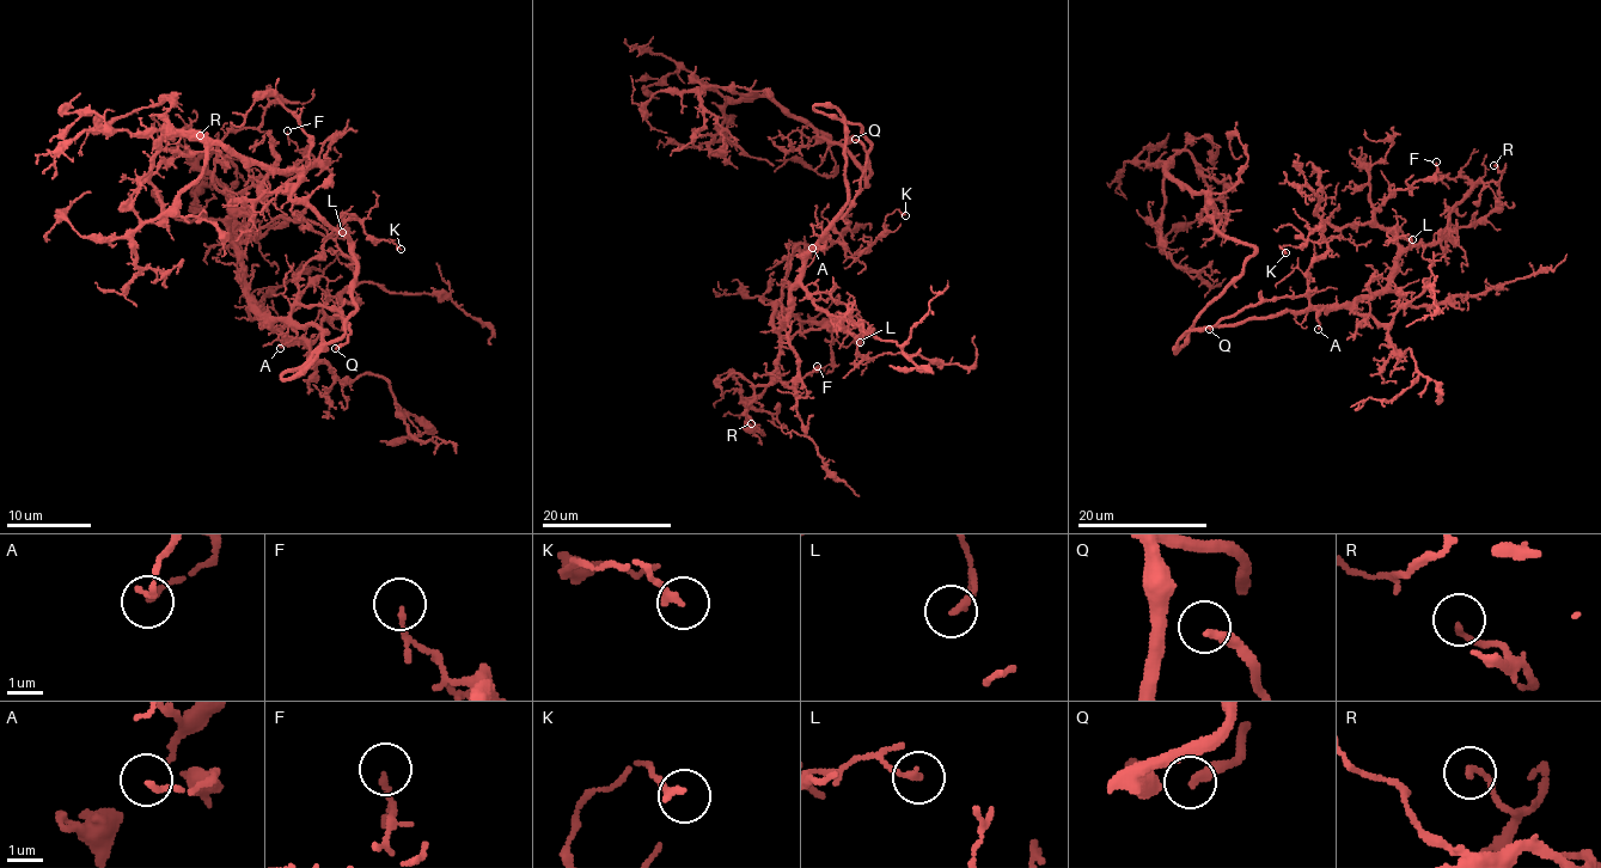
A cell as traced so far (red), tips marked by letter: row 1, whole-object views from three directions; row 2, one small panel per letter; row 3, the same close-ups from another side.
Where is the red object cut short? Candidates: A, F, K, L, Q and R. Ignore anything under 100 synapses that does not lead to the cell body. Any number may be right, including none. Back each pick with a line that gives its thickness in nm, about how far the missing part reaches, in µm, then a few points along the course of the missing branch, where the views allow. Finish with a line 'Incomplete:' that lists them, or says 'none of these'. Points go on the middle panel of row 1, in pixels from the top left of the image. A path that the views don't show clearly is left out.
Q: Thickness 200 nm. Missing length about 90 µm
Incomplete: Q

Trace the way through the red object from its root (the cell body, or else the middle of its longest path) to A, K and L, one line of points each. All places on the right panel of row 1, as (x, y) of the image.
A: (1196, 319), (1196, 328), (1218, 328), (1273, 318), (1287, 311), (1314, 310), (1318, 329)
K: (1196, 319), (1218, 328), (1303, 311), (1308, 268), (1327, 242), (1314, 230), (1300, 246), (1278, 246), (1285, 252)
L: (1196, 319), (1218, 328), (1349, 306), (1386, 285), (1409, 246), (1399, 228), (1387, 234), (1412, 239)

